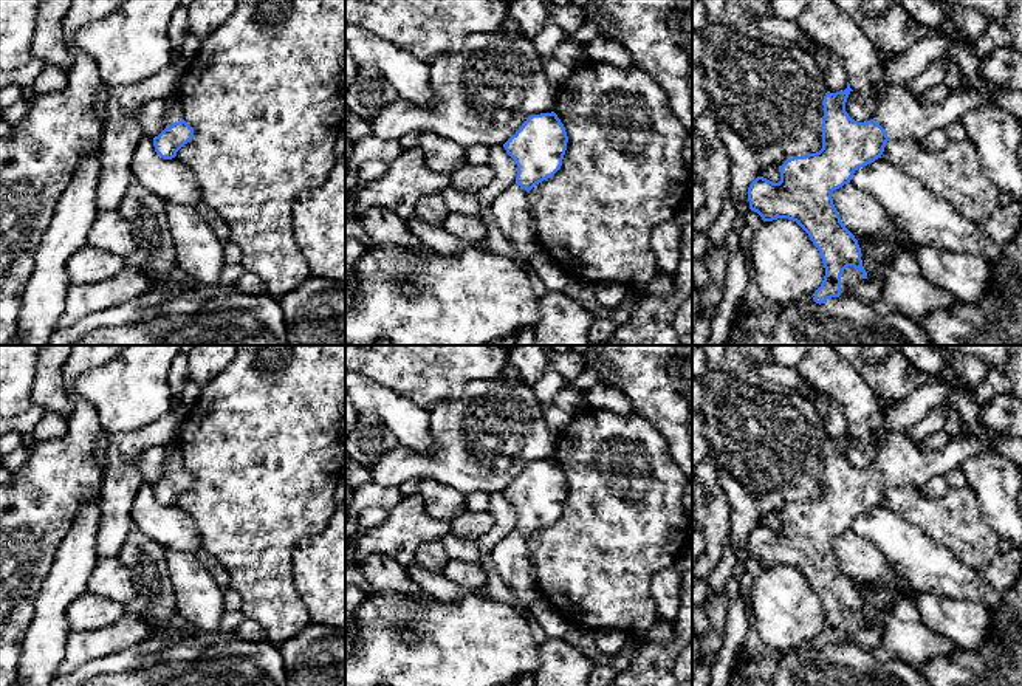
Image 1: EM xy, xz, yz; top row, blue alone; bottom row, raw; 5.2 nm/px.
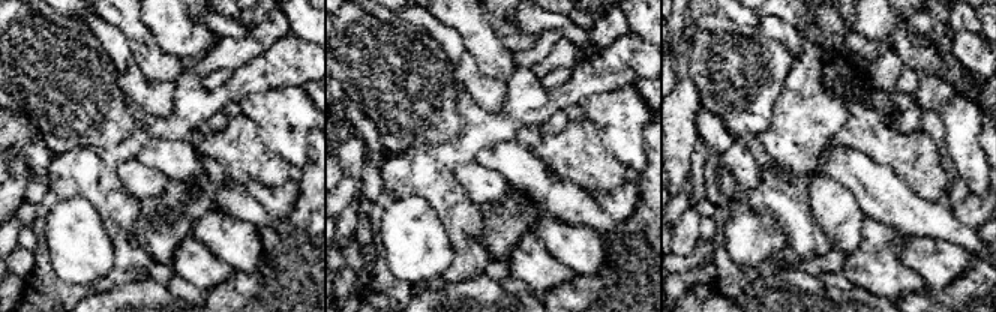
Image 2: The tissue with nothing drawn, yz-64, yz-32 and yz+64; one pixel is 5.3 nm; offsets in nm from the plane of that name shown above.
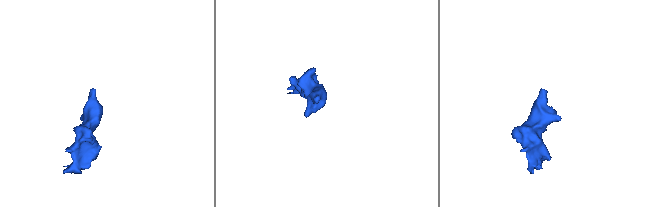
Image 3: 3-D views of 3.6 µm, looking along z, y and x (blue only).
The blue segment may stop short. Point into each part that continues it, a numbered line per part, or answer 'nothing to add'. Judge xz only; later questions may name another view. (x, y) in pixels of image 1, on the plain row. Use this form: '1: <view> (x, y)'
1: xz (510, 556)

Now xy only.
1: xy (174, 460)

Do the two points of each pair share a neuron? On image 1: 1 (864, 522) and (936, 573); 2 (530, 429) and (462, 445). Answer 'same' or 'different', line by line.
1: same
2: same

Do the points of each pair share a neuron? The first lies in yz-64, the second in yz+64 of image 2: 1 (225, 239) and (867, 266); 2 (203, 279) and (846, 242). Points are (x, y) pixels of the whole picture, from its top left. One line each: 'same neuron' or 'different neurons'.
1: different neurons
2: different neurons

